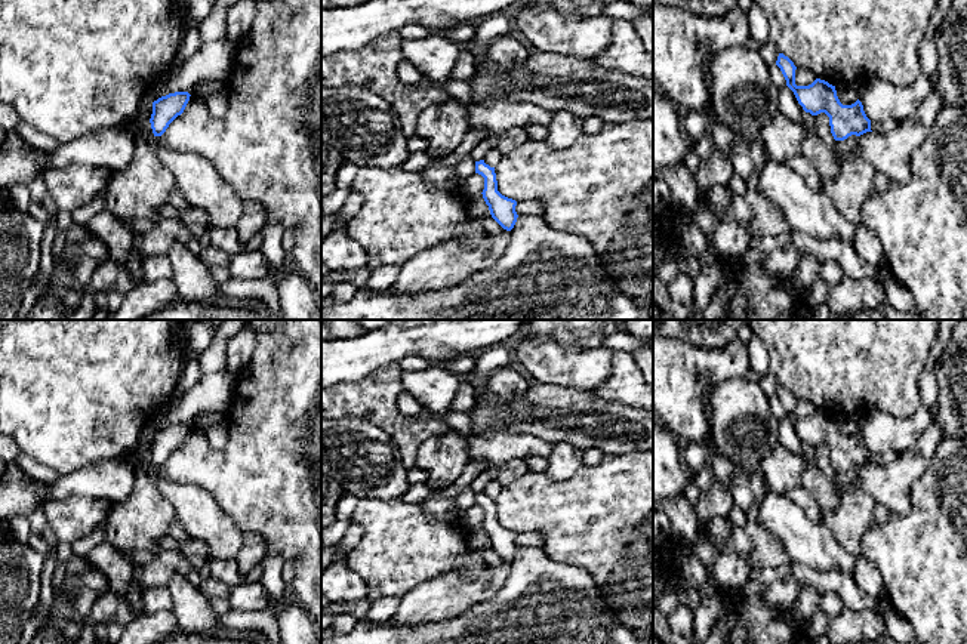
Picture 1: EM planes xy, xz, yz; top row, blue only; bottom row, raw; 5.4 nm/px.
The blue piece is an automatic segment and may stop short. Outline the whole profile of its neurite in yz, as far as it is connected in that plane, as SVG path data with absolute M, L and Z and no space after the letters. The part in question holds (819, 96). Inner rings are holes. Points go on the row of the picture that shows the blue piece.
M779 53L776 65L780 68L786 86L794 92L806 113L812 115L825 113L829 117L831 133L835 141L844 141L851 135L860 136L866 132L872 132L871 120L866 117L859 99L851 105L843 105L837 96L835 86L820 78L816 78L809 86L797 86L797 67L783 53Z

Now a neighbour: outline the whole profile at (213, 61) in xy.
M213 40L201 44L197 53L187 58L176 76L167 74L148 93L150 107L161 96L188 92L198 80L216 84L225 83L232 74L238 44L228 40Z

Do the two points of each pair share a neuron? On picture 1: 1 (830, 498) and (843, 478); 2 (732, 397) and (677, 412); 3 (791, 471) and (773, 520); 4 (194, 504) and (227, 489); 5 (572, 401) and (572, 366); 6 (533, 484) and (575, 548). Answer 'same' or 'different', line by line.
1: different
2: different
3: different
4: different
5: different
6: same

